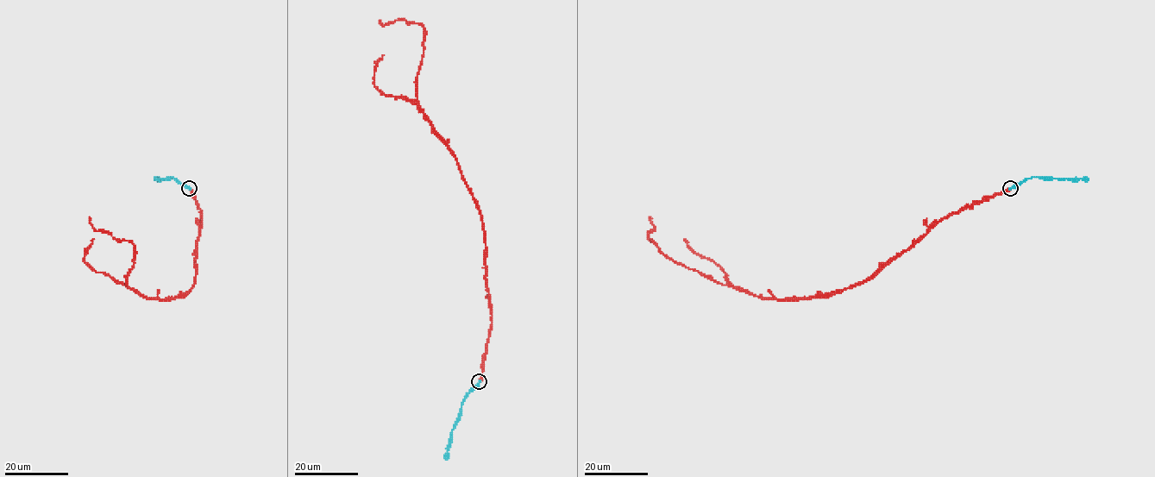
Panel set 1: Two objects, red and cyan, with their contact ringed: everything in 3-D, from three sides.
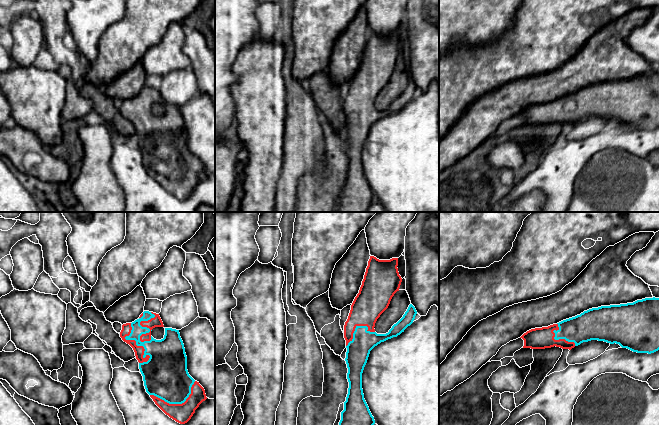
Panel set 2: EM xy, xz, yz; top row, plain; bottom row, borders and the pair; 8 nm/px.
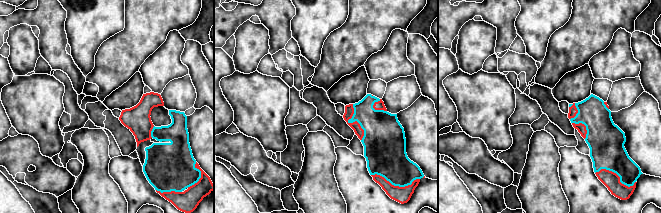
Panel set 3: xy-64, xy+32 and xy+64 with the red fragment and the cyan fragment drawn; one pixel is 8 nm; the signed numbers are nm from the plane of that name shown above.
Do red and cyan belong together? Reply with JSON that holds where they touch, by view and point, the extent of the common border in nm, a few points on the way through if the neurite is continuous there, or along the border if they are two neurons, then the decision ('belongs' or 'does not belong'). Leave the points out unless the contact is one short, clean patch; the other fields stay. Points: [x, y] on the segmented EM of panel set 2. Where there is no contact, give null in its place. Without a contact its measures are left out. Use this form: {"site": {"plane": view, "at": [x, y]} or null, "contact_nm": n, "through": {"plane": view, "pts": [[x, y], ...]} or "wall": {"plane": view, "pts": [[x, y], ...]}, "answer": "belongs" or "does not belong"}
{"site": {"plane": "xy", "at": [135, 342]}, "contact_nm": 340, "answer": "belongs"}

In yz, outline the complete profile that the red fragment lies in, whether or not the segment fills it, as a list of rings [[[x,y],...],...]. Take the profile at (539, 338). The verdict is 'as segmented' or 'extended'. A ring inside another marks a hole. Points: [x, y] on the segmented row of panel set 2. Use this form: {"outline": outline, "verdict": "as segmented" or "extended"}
{"outline": [[[645,298],[633,303],[601,306],[548,327],[535,328],[524,333],[523,348],[545,349],[560,347],[571,350],[591,340],[619,344],[637,353],[654,353],[659,350],[659,298]]], "verdict": "extended"}

